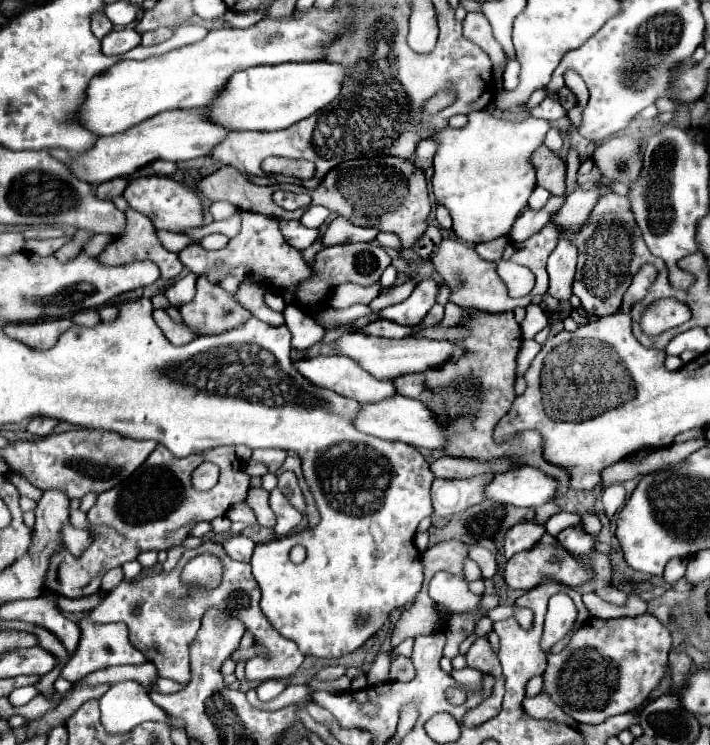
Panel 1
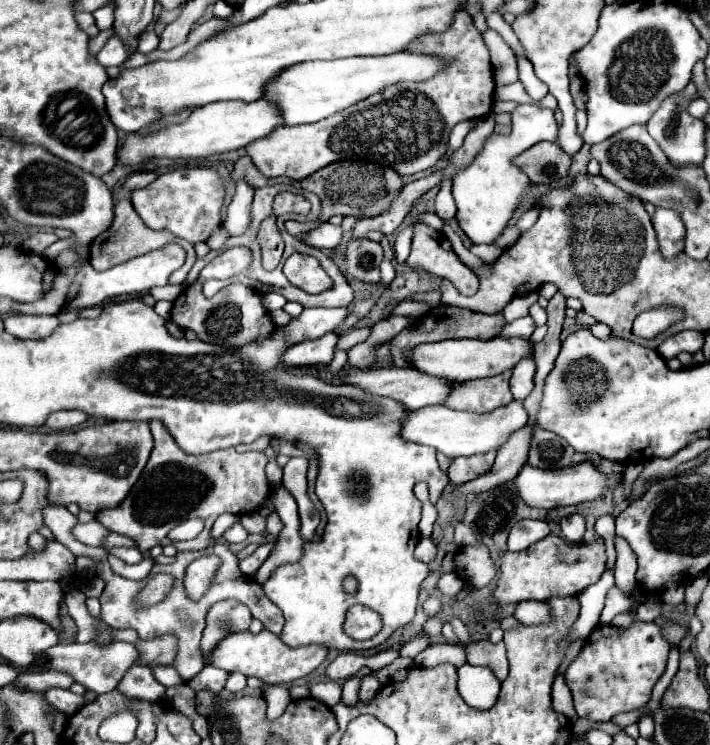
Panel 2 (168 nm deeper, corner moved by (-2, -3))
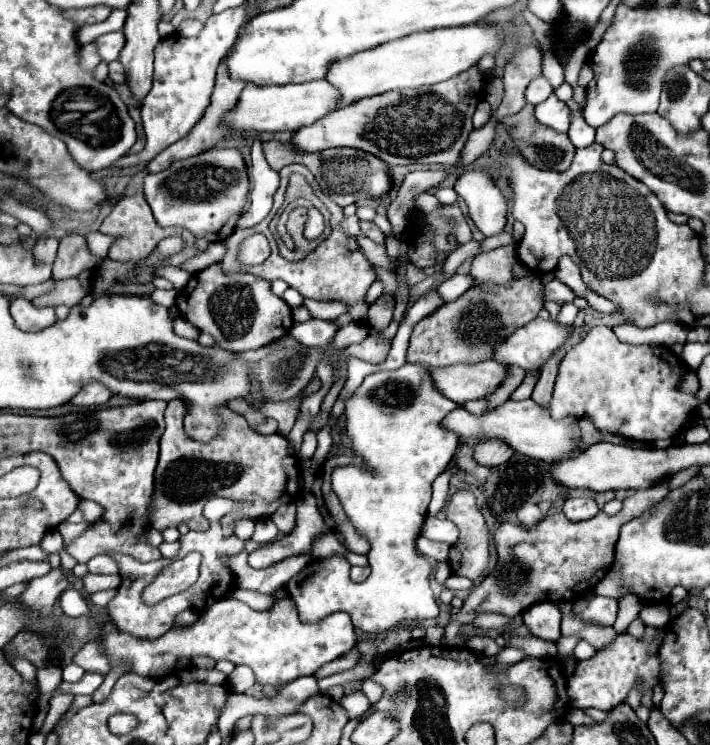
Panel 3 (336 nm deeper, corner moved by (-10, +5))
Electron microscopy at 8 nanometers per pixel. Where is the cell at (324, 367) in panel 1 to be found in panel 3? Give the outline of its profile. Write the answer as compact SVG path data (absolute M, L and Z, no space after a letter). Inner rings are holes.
M480 362L472 366L450 366L450 368L432 368L434 382L444 396L452 398L456 404L466 400L478 400L492 394L506 378L508 366L500 362Z

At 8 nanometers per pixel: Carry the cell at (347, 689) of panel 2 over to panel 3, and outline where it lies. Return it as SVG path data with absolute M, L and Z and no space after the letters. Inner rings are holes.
M355 691L345 696L339 703L348 712L350 719L362 716L371 706L362 691Z

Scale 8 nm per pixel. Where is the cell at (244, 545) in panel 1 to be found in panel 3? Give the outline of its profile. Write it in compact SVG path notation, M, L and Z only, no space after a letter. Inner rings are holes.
M304 492L300 496L300 500L296 502L296 508L298 508L296 530L292 530L292 534L278 538L272 544L266 544L266 546L254 550L248 556L248 564L252 568L262 570L262 568L268 568L268 566L284 560L284 558L308 554L312 550L312 542L318 536L330 532L330 528L324 524L322 516L316 508L316 498L310 492Z

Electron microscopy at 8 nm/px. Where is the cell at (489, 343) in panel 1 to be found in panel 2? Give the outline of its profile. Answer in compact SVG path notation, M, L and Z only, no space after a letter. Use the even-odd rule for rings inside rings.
M506 370L492 378L456 382L452 392L444 400L444 406L452 410L468 410L478 414L492 412L500 406L506 406L514 400L508 388L510 376L512 376L512 370Z

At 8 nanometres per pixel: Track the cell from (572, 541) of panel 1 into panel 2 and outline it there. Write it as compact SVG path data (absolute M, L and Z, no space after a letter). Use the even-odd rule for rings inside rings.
M574 514L570 518L564 518L560 522L560 526L562 526L562 536L566 540L572 540L574 544L582 542L582 538L584 538L584 518L582 516Z

